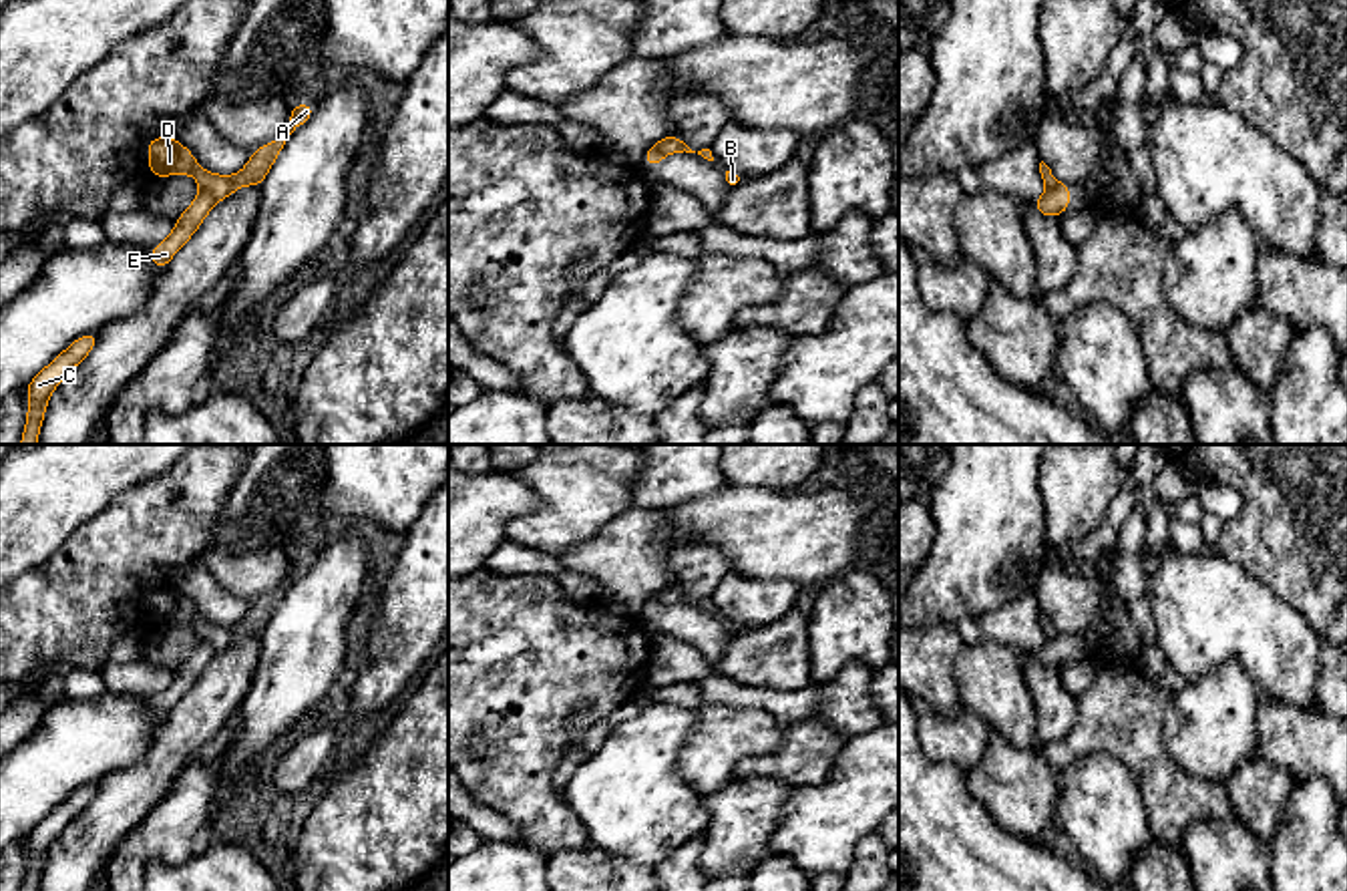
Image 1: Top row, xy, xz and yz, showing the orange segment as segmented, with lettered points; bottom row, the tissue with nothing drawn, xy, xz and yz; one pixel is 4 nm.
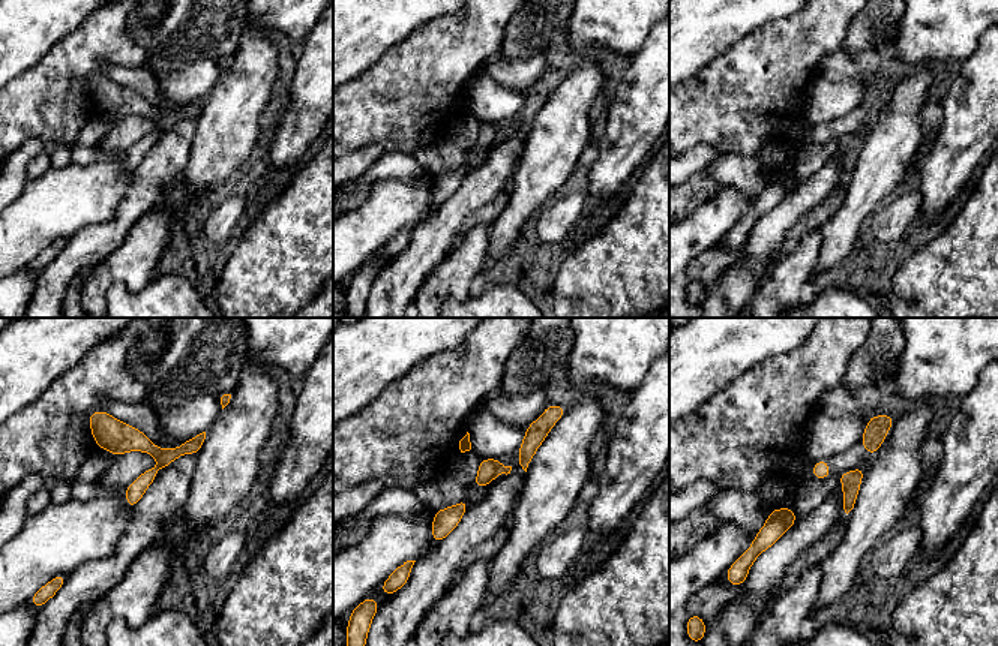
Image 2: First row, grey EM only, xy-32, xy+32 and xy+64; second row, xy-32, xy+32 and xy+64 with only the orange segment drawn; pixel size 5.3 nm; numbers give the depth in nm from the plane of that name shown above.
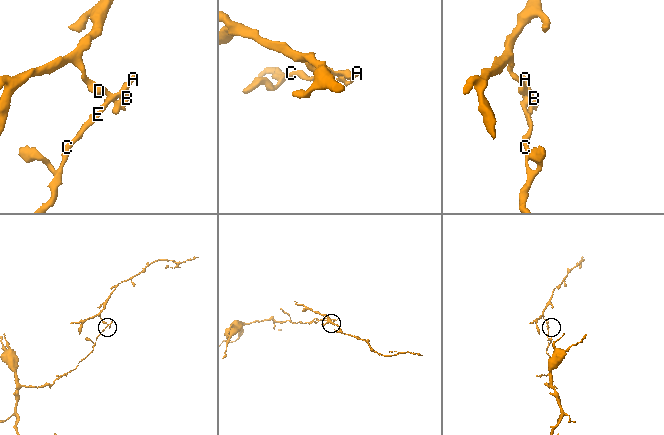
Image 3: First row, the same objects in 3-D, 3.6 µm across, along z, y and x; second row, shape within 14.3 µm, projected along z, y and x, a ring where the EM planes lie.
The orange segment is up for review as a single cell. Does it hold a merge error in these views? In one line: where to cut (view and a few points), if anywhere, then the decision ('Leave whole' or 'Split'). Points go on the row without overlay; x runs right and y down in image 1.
Split along xy (202, 638), (216, 652). Split

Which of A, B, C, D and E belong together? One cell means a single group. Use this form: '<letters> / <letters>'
A B D / C E

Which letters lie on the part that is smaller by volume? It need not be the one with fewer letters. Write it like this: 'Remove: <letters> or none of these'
Remove: A, B, D

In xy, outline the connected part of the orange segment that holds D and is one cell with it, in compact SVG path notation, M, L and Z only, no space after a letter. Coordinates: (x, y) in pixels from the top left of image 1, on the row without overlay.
M300 553L290 559L287 579L271 593L261 595L251 603L247 615L235 626L215 626L203 619L191 599L175 591L173 587L153 587L147 593L149 603L149 623L155 630L167 626L193 626L201 640L207 640L215 652L223 652L231 648L233 642L253 636L261 638L267 628L271 615L279 607L287 587L306 575L314 565L316 557L312 553Z

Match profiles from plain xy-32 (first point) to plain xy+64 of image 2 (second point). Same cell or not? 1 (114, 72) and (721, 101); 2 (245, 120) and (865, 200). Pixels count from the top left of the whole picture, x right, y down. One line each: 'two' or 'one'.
1: two
2: one

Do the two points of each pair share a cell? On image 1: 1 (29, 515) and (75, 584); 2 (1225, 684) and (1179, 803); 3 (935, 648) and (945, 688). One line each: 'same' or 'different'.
1: different
2: different
3: same

